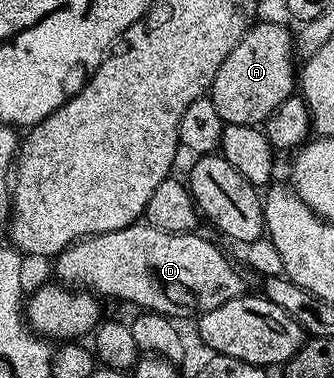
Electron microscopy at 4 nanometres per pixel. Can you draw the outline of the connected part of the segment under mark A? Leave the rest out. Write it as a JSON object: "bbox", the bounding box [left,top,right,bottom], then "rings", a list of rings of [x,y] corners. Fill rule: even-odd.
{"bbox":[209,23,297,125],"rings":[[[258,23],[247,28],[241,41],[233,45],[233,53],[221,61],[217,77],[213,77],[209,98],[217,105],[224,124],[262,125],[273,109],[296,90],[297,56],[292,32],[279,23]]]}

